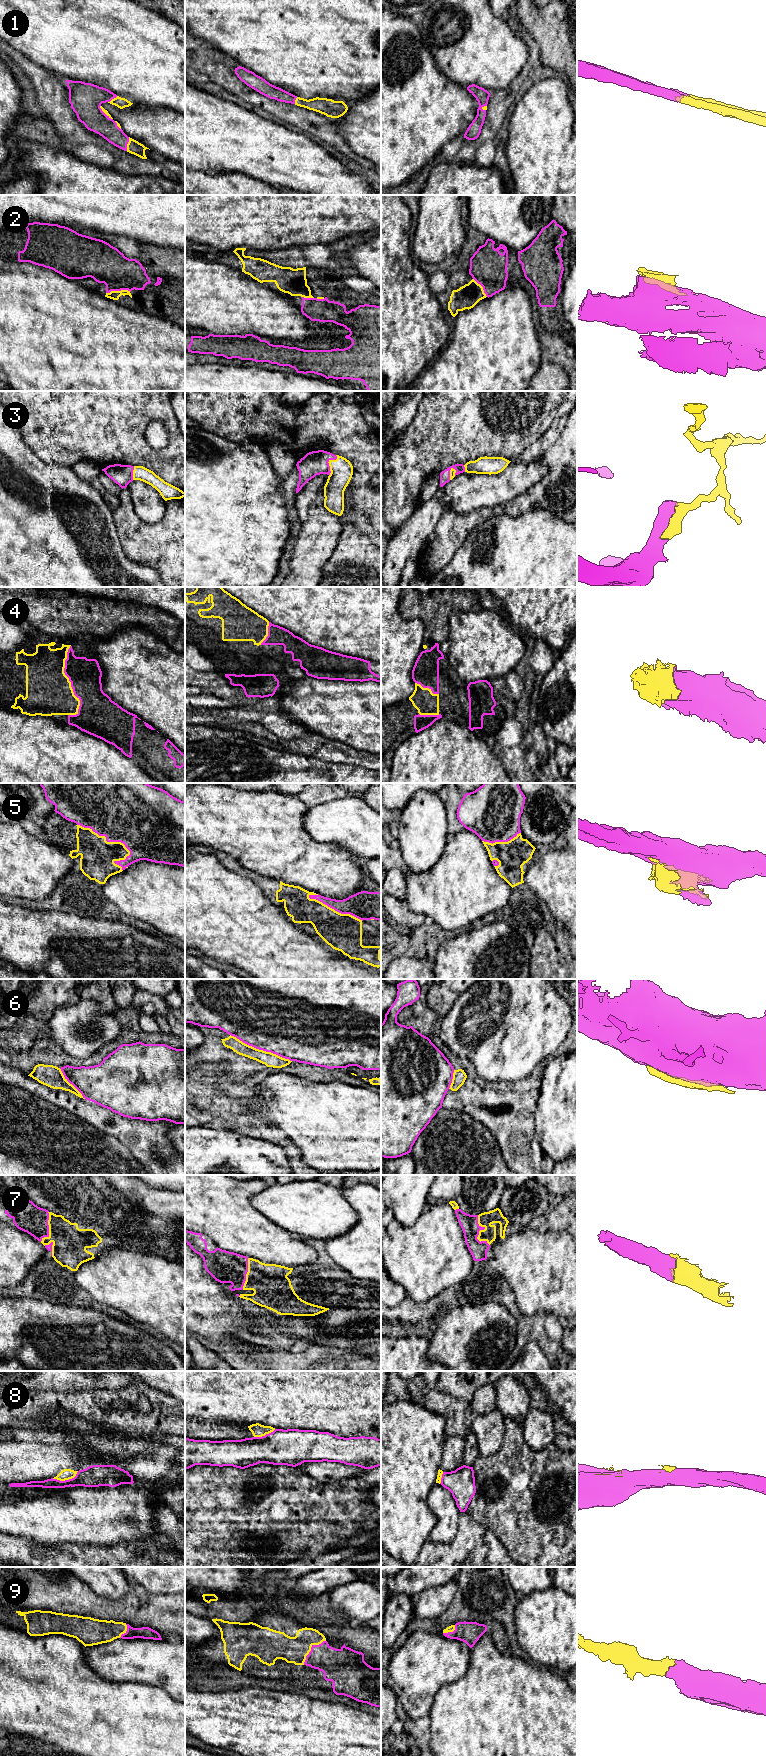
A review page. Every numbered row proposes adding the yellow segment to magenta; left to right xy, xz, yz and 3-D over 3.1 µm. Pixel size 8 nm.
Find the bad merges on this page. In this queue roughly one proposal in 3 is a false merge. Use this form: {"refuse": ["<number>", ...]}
{"refuse": ["2", "5", "6", "8"]}

